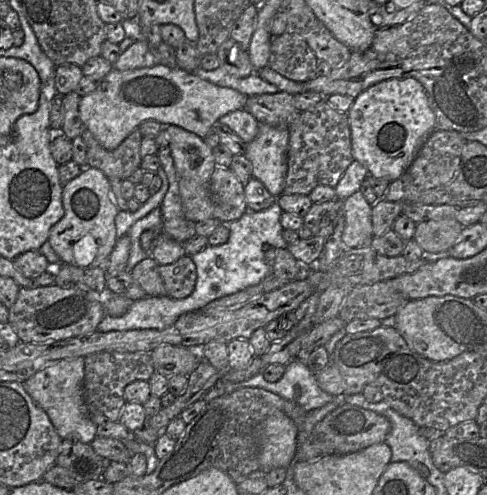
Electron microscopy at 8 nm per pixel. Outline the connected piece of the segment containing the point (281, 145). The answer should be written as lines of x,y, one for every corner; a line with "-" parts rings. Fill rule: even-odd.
259,123
259,131
253,141
247,144
245,156
252,164
252,175
263,183
275,197
283,194
287,175
287,150
289,129
277,129
268,124

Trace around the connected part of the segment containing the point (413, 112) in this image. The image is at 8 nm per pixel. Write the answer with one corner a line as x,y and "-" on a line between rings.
393,78
370,86
354,99
347,117
354,160
367,169
368,175
390,182
404,173
424,141
435,130
435,114
430,107
427,94
422,84
414,78

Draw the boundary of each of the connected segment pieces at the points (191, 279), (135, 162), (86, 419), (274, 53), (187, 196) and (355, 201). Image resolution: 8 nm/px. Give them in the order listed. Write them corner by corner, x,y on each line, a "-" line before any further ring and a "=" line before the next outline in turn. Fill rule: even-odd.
183,256
171,264
158,265
158,272
166,289
166,296
179,300
193,292
197,273
191,256
=
139,128
114,150
103,148
88,129
84,129
81,137
86,145
87,165
102,171
108,179
128,179
140,167
143,136
=
74,357
49,362
27,379
23,385
34,402
48,415
62,439
89,444
96,437
97,425
91,420
83,398
85,357
=
285,32
272,38
268,67
281,76
307,82
317,77
317,63
316,55
300,36
=
168,125
169,148
177,173
183,213
187,220
200,222
211,219
214,205
210,195
210,179
216,168
212,149
196,134
179,126
=
360,190
343,201
343,211
345,227
342,241
345,248
354,249
370,245
373,238
372,205
366,201

